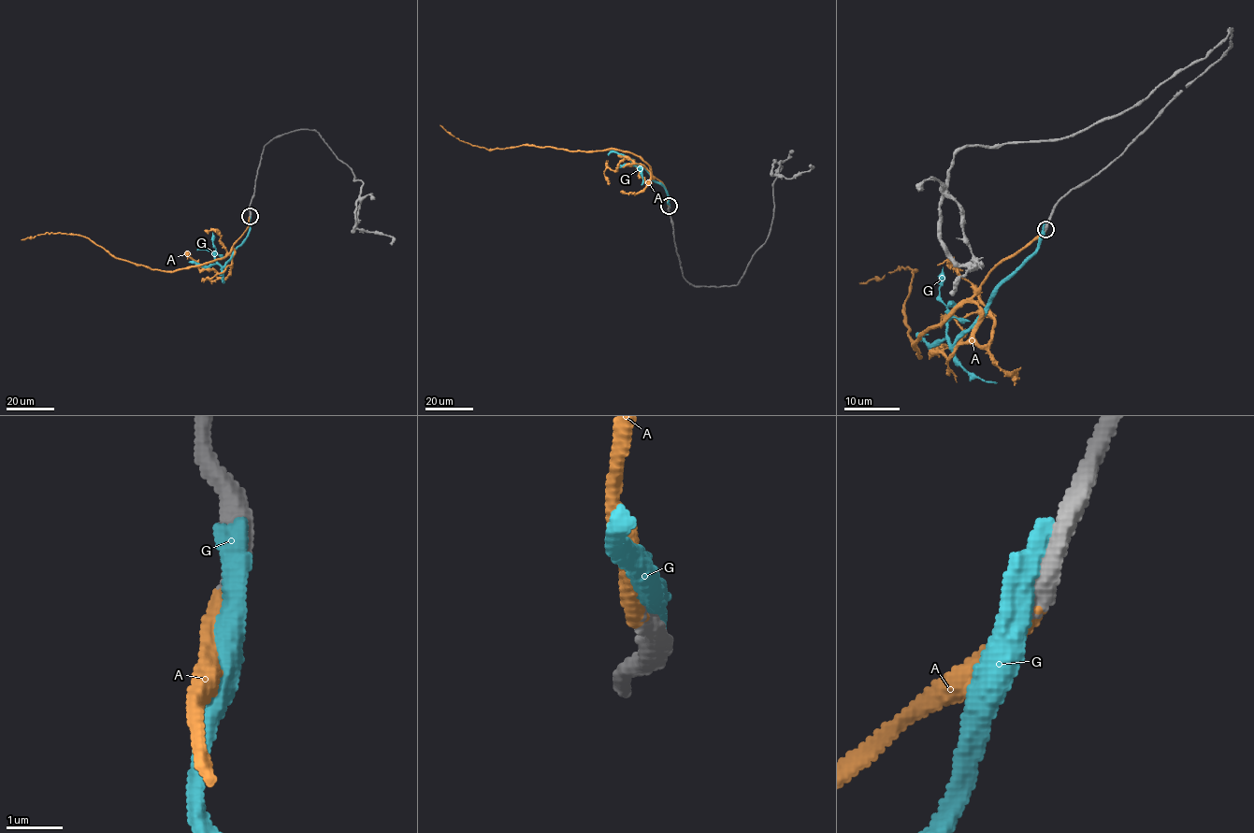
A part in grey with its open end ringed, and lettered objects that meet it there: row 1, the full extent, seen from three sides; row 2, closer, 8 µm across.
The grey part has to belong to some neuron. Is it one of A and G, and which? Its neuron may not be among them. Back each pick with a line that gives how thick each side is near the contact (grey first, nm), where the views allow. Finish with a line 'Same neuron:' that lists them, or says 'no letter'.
A: Thickness 400 nm (grey) against 360 nm
Same neuron: A

